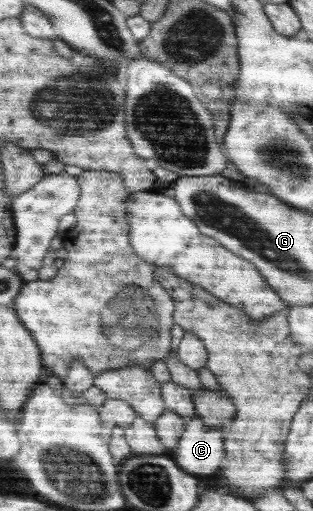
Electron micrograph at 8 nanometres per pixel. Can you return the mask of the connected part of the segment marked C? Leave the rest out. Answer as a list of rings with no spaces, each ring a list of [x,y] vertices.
[[[195,415],[186,423],[184,432],[177,442],[177,449],[171,454],[183,469],[198,479],[219,473],[225,458],[222,429],[210,428]]]

